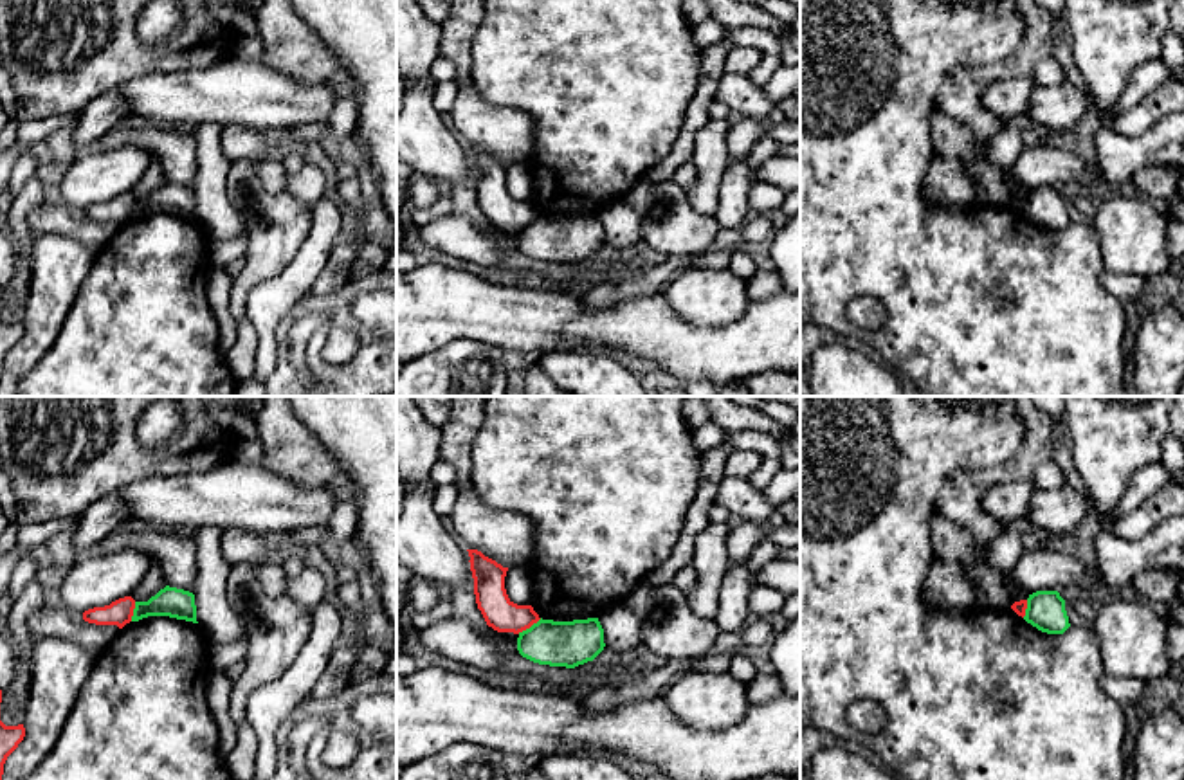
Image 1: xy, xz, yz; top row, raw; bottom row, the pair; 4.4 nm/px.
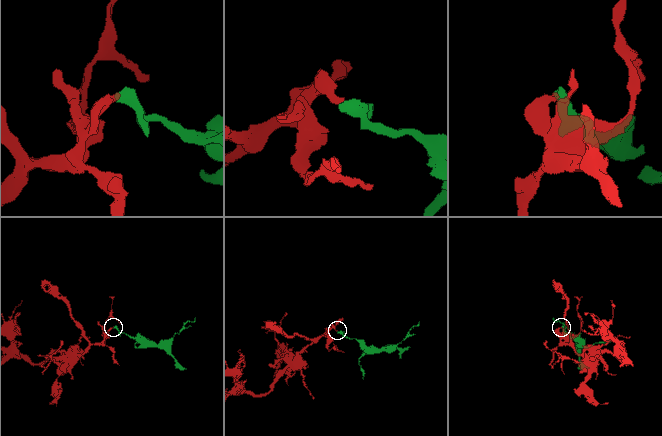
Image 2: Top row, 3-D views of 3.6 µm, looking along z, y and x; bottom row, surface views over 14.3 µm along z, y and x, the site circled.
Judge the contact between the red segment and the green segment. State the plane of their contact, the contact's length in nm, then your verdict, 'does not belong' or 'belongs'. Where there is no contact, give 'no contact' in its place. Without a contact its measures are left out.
contact in xz; length 130 nm; does not belong

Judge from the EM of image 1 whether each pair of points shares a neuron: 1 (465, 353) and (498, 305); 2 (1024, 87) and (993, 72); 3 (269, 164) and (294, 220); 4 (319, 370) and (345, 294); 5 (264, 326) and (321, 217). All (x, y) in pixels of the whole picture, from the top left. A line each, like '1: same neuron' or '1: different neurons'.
1: different neurons
2: different neurons
3: different neurons
4: same neuron
5: same neuron

